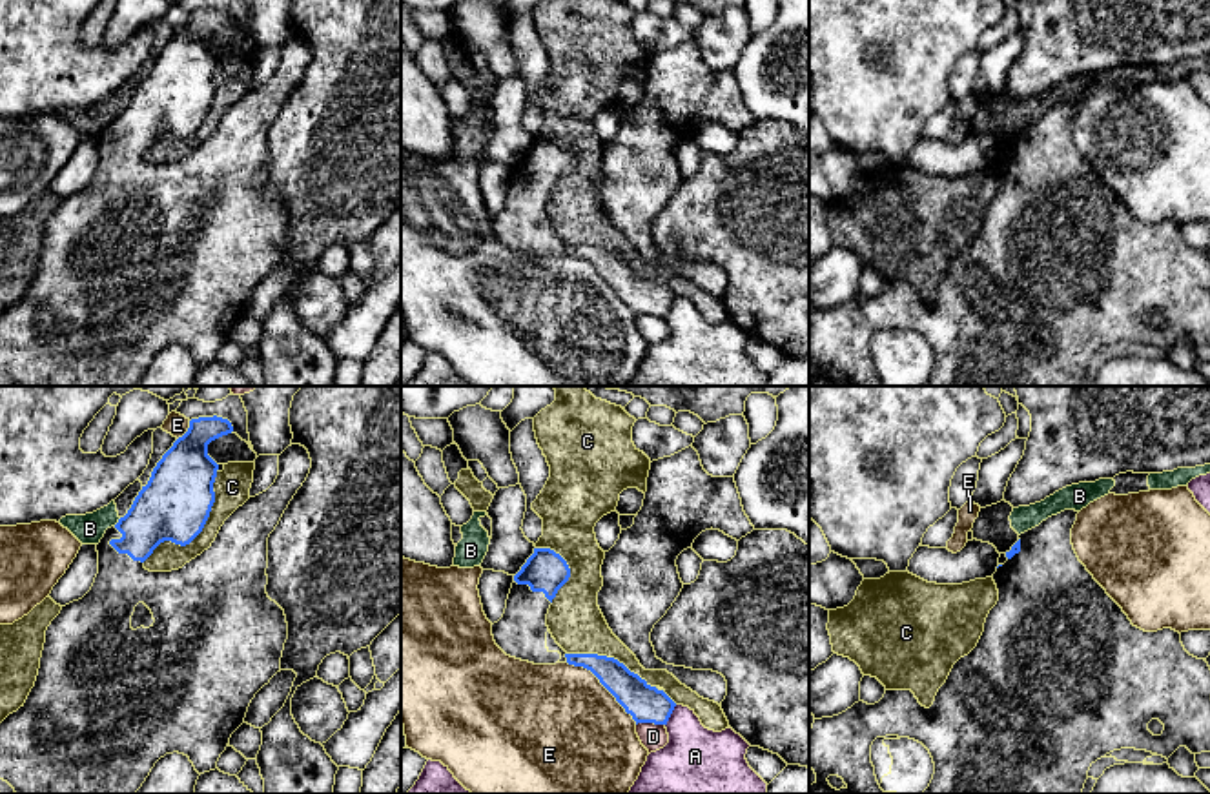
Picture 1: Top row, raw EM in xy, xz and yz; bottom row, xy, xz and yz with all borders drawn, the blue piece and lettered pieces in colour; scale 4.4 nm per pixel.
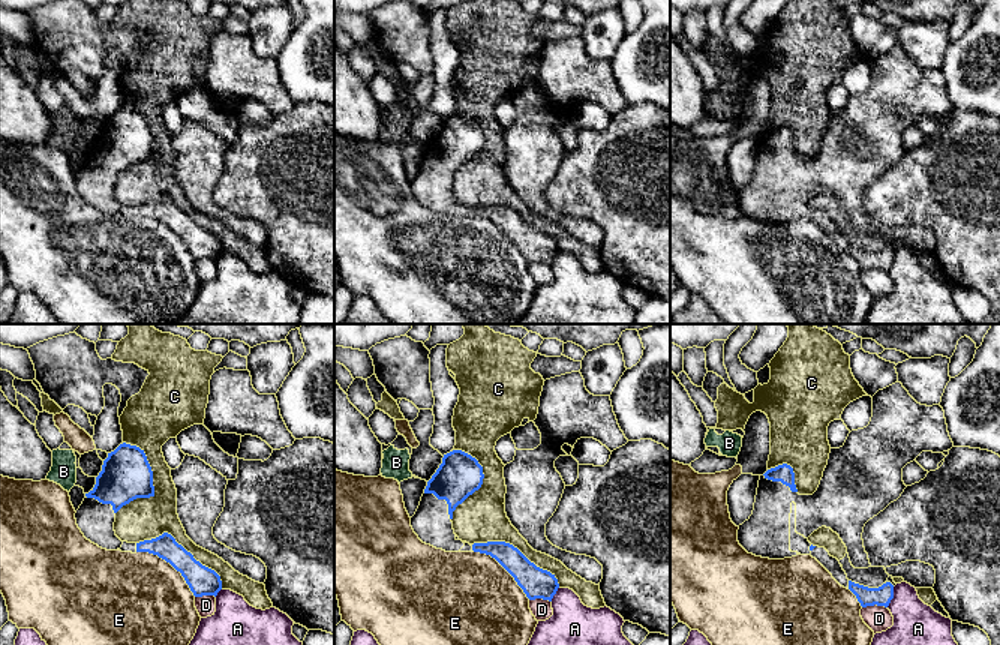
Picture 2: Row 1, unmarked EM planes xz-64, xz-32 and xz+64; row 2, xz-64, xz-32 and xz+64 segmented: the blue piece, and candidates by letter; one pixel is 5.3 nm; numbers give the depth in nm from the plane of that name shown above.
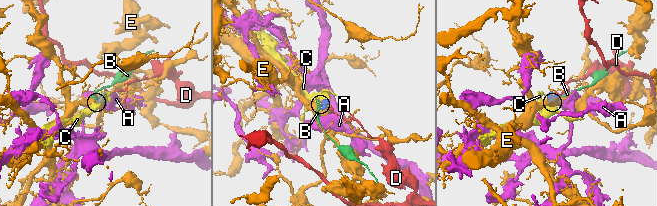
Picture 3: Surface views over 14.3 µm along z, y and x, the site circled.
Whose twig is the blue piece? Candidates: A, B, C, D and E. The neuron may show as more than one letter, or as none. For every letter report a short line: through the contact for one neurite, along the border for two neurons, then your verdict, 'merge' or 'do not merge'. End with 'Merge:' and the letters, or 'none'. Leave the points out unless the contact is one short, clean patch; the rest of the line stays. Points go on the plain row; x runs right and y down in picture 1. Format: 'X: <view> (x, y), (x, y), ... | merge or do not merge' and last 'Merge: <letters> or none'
A: xz (676, 297), (666, 317) | do not merge
B: xy (121, 110), (113, 117) | do not merge
C: do not merge
D: xz (664, 315), (636, 317) | do not merge
E: do not merge
Merge: none

